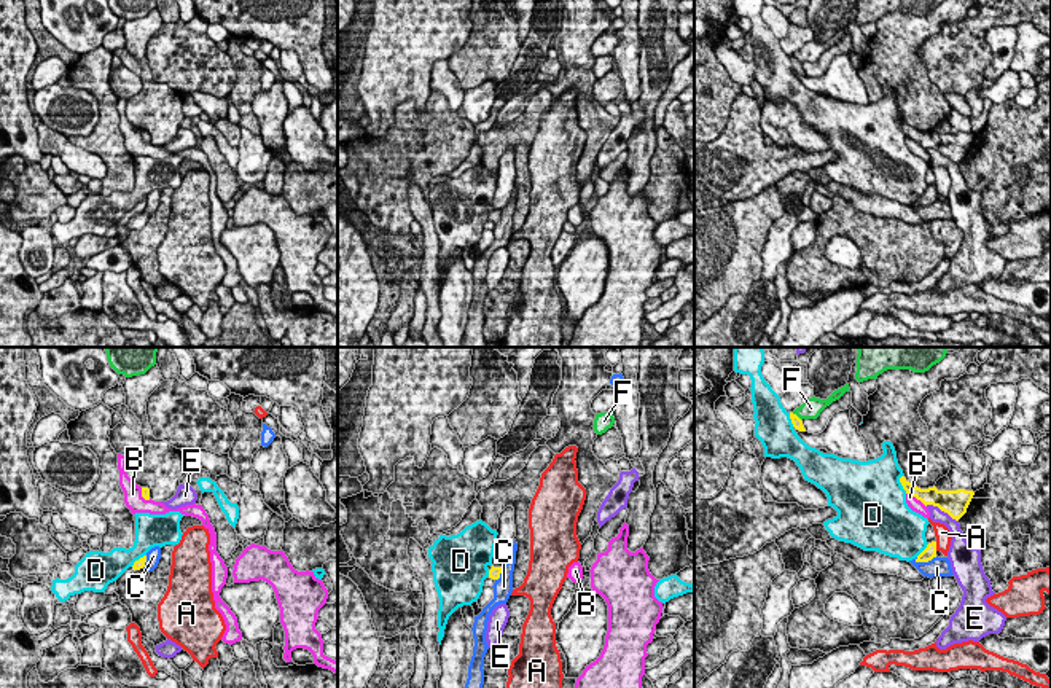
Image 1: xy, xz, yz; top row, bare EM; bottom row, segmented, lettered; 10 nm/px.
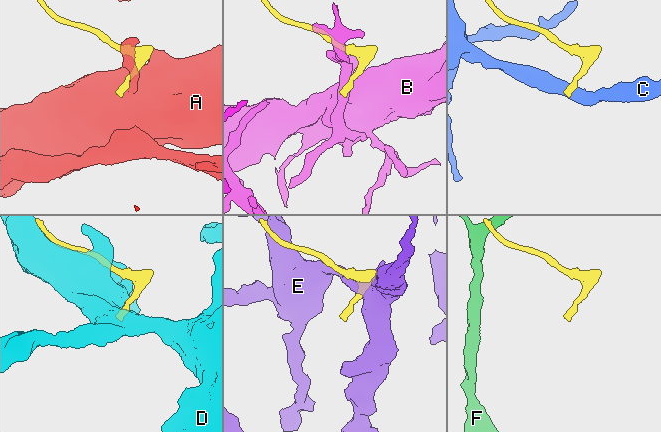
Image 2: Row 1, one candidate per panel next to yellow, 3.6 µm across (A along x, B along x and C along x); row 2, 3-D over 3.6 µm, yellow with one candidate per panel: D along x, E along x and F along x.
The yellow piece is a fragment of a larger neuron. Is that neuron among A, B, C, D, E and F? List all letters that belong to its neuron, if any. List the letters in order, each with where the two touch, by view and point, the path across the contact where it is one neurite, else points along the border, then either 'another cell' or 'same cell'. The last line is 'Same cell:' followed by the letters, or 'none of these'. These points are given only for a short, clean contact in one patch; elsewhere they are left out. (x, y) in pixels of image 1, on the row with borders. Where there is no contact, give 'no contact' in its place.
A: meets yellow in yz at (935, 547); another cell
B: meets yellow in yz at (916, 497); border along yz (906, 492), (925, 507); another cell
C: meets yellow in yz at (925, 561); border along yz (937, 556), (927, 561), (914, 561); another cell
D: meets yellow in yz at (902, 484); another cell
E: meets yellow in yz at (941, 510); another cell
F: meets yellow in yz at (797, 416); border along yz (792, 413), (801, 421); another cell
Same cell: none of these

